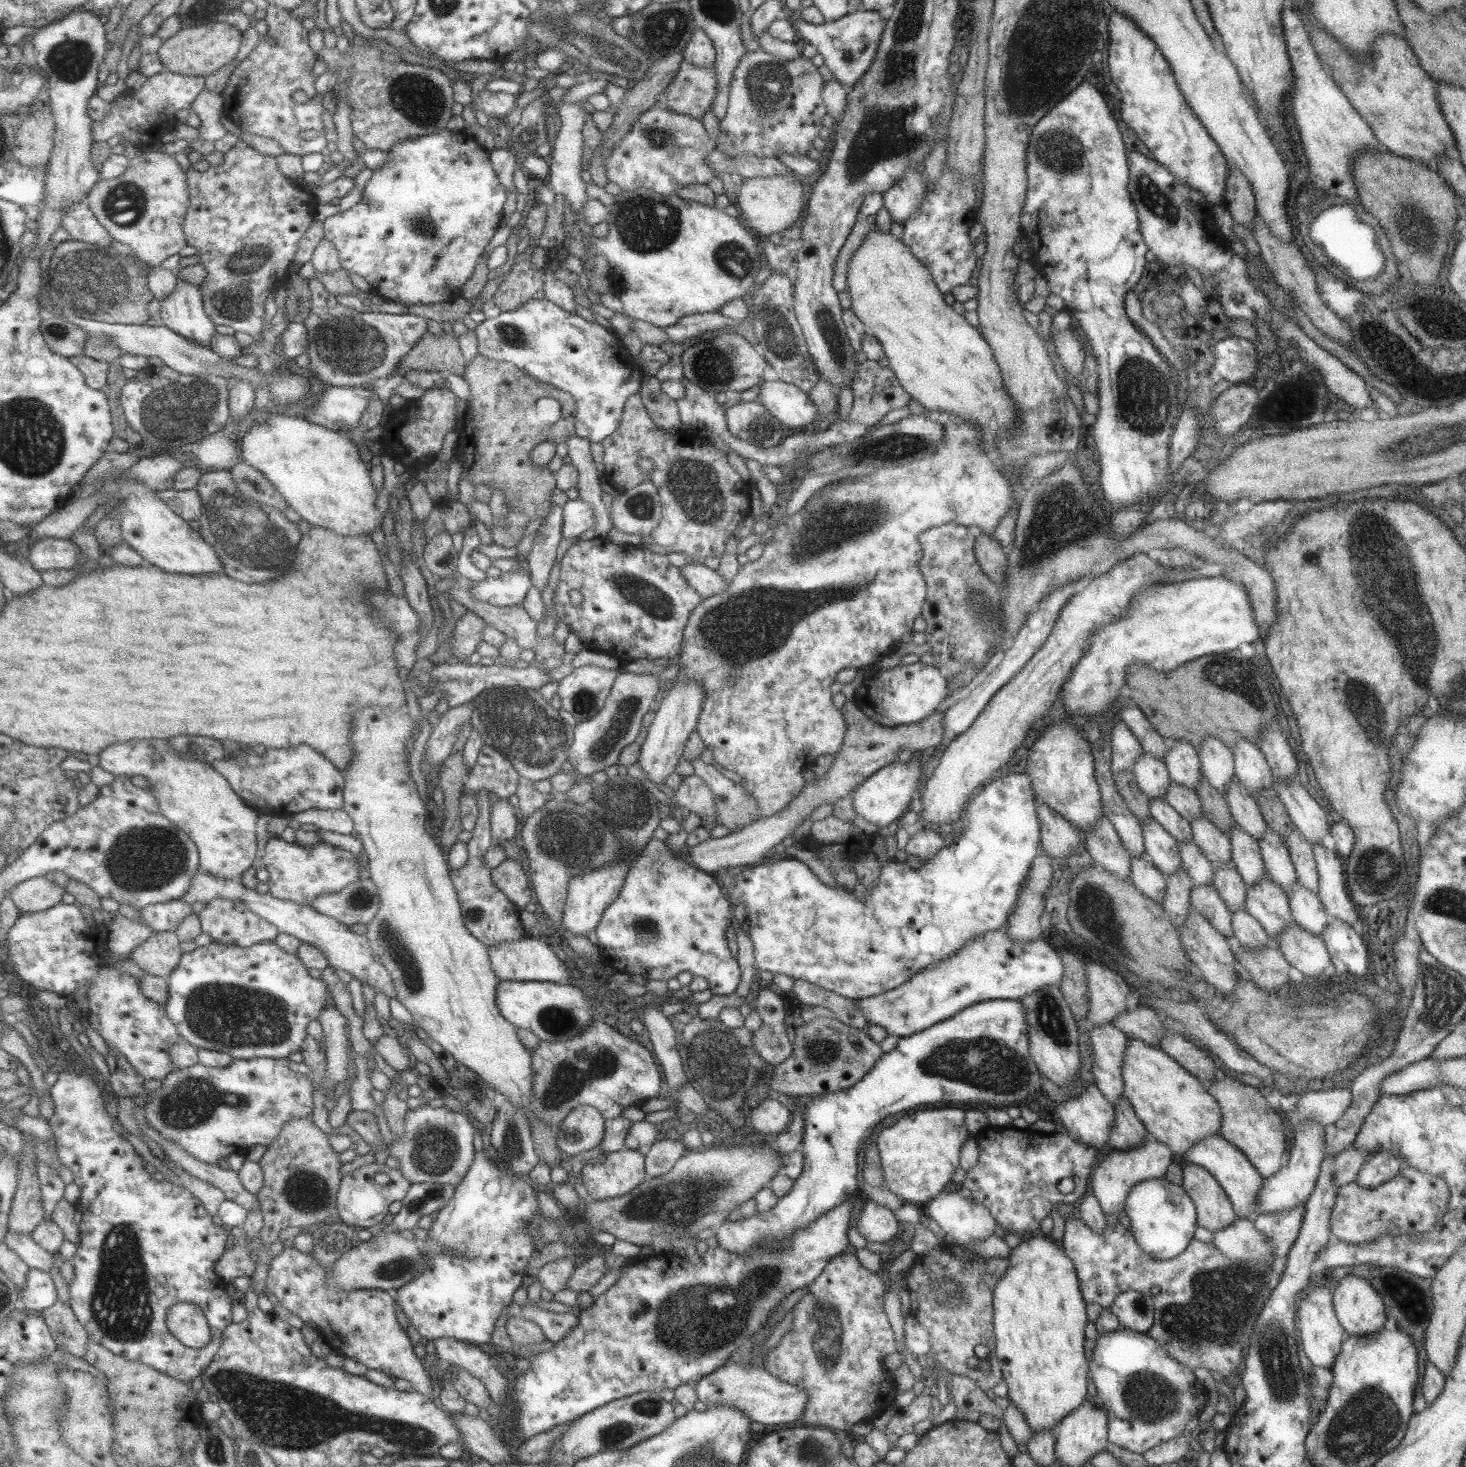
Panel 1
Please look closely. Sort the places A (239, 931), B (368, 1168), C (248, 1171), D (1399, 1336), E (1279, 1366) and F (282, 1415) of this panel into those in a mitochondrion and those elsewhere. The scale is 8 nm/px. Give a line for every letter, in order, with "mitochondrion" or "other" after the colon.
A: other
B: other
C: other
D: other
E: mitochondrion
F: mitochondrion

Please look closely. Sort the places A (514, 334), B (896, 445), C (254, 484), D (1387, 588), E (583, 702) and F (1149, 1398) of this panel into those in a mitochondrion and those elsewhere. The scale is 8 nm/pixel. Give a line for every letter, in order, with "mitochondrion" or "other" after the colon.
A: mitochondrion
B: mitochondrion
C: mitochondrion
D: mitochondrion
E: mitochondrion
F: mitochondrion

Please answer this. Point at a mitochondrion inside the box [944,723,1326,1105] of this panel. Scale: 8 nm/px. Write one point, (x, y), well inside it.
(1050, 1013)

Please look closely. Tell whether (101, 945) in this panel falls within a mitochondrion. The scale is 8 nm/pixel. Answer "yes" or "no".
no

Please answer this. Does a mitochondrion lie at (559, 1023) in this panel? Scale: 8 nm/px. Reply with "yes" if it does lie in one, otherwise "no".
yes

